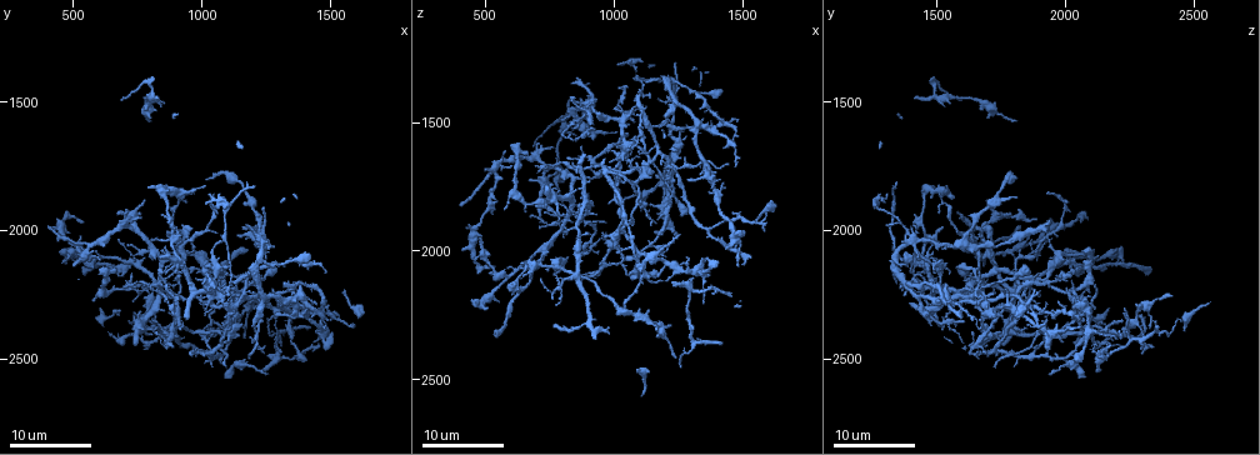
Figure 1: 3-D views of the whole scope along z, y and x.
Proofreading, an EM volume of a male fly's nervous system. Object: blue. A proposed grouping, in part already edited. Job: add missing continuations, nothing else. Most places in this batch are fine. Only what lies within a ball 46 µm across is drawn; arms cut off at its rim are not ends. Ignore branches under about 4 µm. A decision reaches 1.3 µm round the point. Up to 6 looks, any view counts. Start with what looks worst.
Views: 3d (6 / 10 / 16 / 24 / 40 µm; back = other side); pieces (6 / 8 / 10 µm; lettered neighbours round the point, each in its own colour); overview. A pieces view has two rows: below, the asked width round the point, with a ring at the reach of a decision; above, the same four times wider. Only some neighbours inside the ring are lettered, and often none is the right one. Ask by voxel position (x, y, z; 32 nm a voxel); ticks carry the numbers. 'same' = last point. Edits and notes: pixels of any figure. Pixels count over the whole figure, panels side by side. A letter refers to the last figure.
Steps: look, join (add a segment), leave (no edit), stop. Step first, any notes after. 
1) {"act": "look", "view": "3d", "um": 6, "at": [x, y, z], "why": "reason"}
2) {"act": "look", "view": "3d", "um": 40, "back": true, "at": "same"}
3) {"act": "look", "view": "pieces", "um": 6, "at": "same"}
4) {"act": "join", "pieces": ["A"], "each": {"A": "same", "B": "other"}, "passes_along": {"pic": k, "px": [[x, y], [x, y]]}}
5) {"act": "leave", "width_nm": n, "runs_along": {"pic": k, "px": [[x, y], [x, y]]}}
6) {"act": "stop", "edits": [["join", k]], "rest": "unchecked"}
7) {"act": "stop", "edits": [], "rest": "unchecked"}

{"act": "look", "view": "3d", "um": 16, "at": [760, 1950, 1600], "why": "free end"}

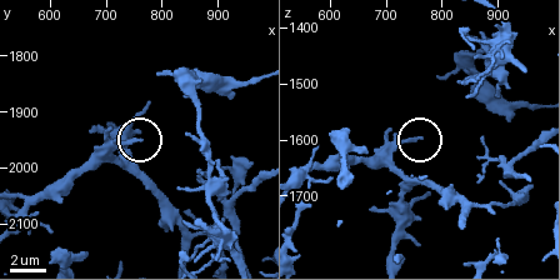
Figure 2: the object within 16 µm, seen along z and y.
{"act": "look", "view": "3d", "um": 6, "at": [755, 1945, 1600]}

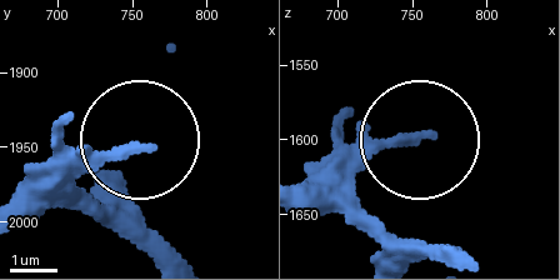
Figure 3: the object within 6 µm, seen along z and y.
{"act": "look", "view": "pieces", "um": 10, "at": [760, 1948, 1598]}

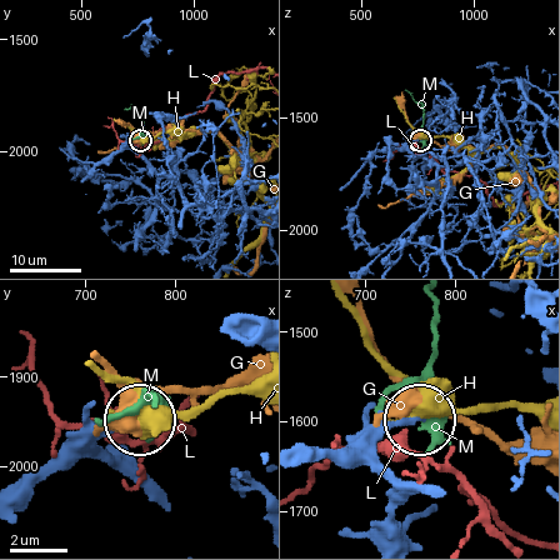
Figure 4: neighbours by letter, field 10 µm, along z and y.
{"act": "leave", "each": {"G": "other", "H": "other", "L": "other", "M": "other"}, "found": "none of them fits"}

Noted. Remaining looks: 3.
{"act": "look", "view": "3d", "um": 16, "at": [540, 1960, 2060], "why": "an open end"}

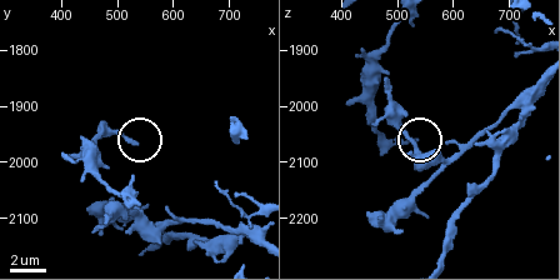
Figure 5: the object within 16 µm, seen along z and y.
{"act": "look", "view": "pieces", "um": 6, "at": "same", "why": "see the neighbours"}

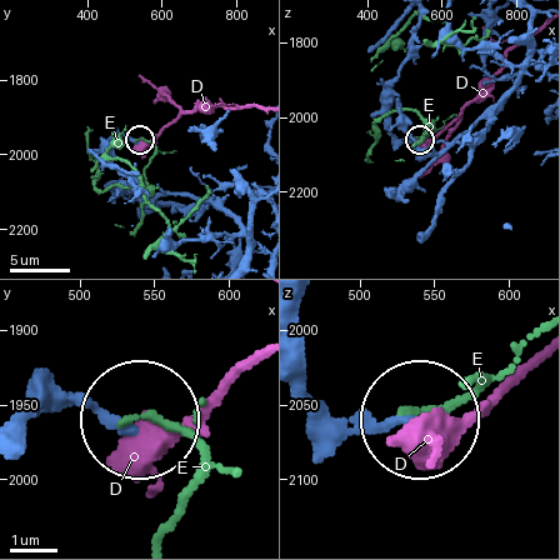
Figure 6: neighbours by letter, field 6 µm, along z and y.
{"act": "leave", "each": {"D": "other", "E": "other"}, "runs_along": {"pic": 6, "px": [[20, 445], [31, 414], [56, 401], [135, 425]]}, "found": "none of them fits"}

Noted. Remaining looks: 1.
{"act": "stop", "edits": [], "rest": "unchecked"}

